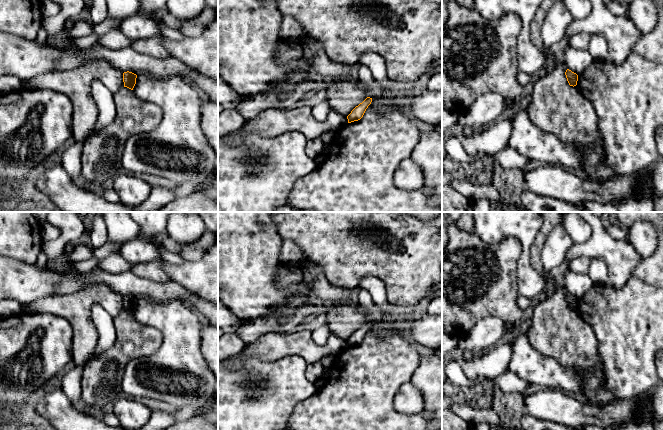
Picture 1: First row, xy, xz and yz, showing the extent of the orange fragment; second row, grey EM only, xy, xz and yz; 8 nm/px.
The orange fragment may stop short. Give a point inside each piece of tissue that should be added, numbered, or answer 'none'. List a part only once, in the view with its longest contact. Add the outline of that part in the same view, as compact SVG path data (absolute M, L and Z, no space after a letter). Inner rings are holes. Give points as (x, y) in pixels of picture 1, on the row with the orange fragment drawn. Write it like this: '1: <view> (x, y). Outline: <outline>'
none

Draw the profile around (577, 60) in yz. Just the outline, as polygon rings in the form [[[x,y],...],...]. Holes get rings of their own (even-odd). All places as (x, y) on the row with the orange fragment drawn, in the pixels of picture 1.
[[[567,46],[564,51],[564,60],[566,68],[576,73],[582,74],[594,62],[589,50],[582,50]]]

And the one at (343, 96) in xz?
[[[333,80],[327,89],[327,101],[332,109],[346,117],[366,98],[367,95],[359,81]]]

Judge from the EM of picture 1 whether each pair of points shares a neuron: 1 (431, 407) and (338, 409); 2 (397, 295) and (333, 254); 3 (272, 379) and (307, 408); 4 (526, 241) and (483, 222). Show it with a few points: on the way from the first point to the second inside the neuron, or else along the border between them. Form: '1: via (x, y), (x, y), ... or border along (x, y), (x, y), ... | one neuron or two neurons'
1: border along (423, 412), (431, 419) | two neurons
2: via (387, 277), (363, 254), (351, 254) | one neuron
3: border along (317, 390), (305, 399), (302, 399), (287, 419) | two neurons
4: via (515, 230), (507, 222), (494, 222) | one neuron

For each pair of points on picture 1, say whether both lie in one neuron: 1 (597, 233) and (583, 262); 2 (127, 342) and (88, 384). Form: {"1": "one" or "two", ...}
{"1": "two", "2": "one"}

